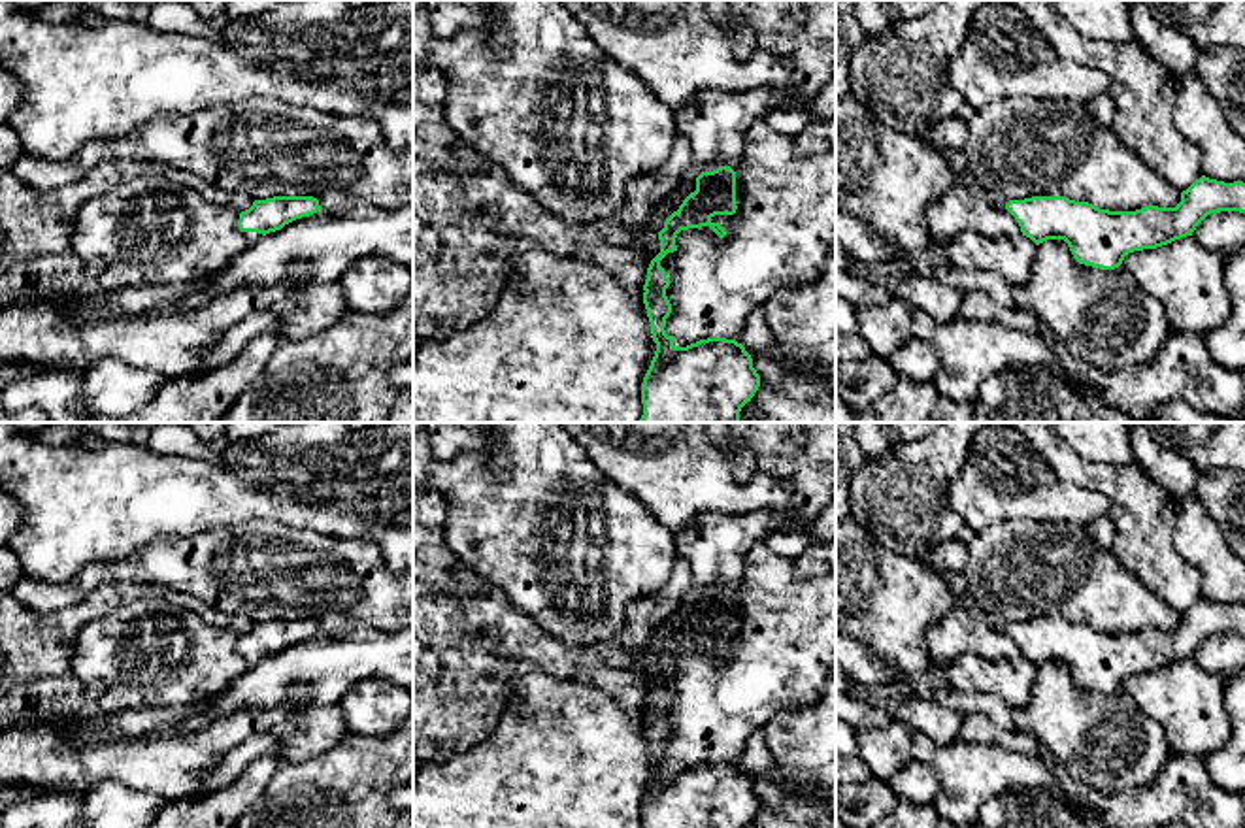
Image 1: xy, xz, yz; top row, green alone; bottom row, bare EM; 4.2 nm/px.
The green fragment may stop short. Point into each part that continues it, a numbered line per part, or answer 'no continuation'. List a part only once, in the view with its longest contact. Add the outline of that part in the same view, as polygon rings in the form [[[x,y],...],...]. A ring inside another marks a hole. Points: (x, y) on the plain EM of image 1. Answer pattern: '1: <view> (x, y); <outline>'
1: xz (800, 453); [[[728,422],[728,438],[741,447],[734,455],[736,479],[766,472],[790,485],[790,502],[781,509],[702,515],[673,539],[692,585],[702,594],[730,588],[738,605],[749,549],[775,530],[813,522],[836,498],[836,422]]]

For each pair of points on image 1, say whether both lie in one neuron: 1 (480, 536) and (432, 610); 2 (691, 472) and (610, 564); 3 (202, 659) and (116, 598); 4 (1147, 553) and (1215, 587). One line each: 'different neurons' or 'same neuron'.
1: different neurons
2: different neurons
3: different neurons
4: different neurons

